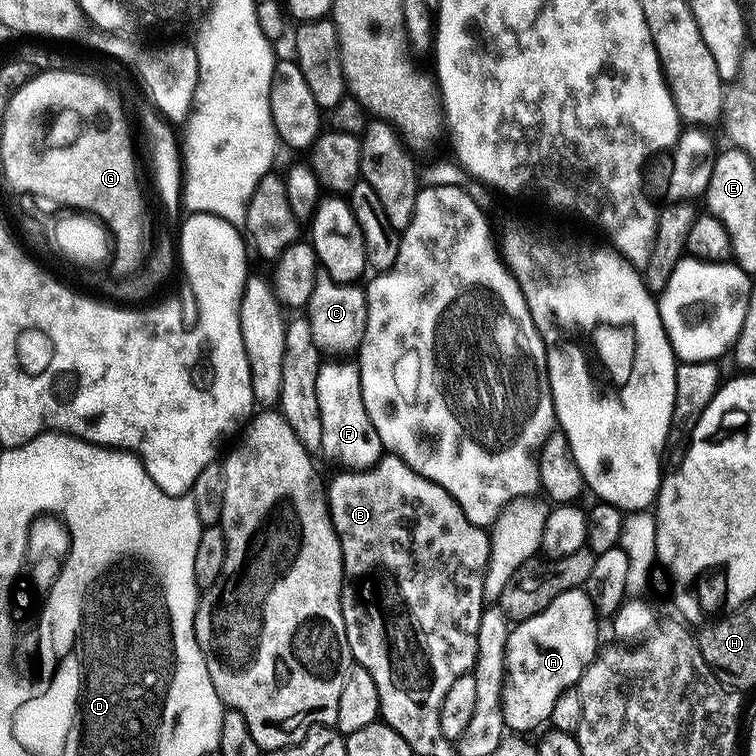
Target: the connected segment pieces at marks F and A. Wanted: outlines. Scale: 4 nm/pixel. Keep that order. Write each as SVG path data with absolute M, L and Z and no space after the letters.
M352 362L321 363L318 374L318 410L322 414L322 446L320 452L328 460L341 464L344 470L367 470L375 468L385 447L366 414L362 402L360 369Z
M575 588L558 594L558 598L554 598L554 602L550 602L537 616L519 621L509 631L506 650L502 653L508 681L502 684L500 694L500 709L504 711L505 729L516 734L528 734L531 728L544 723L547 725L551 721L554 702L558 702L558 698L567 688L579 685L580 675L588 669L588 663L596 656L596 623L596 608L590 602L587 592L583 588Z

